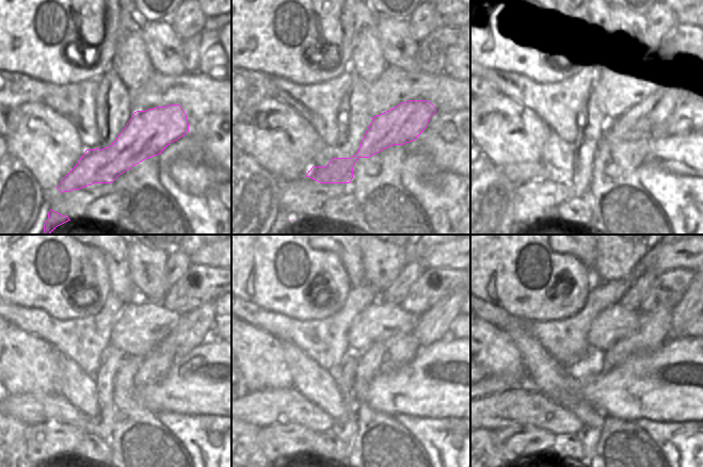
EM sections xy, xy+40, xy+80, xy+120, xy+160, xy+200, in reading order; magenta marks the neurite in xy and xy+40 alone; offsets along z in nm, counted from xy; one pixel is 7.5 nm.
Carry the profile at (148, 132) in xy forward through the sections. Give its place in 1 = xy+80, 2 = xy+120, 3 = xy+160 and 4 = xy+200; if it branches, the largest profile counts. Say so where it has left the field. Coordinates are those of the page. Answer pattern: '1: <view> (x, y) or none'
1: xy+80 (637, 122)
2: xy+120 (194, 327)
3: xy+160 (433, 325)
4: xy+200 (686, 309)

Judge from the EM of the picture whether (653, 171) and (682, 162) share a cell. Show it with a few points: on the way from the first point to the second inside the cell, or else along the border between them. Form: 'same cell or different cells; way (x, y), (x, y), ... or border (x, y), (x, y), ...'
different cells; border (650, 159), (674, 174), (686, 174)

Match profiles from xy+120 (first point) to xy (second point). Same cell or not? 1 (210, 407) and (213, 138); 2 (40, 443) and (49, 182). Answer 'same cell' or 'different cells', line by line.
1: same cell
2: different cells

